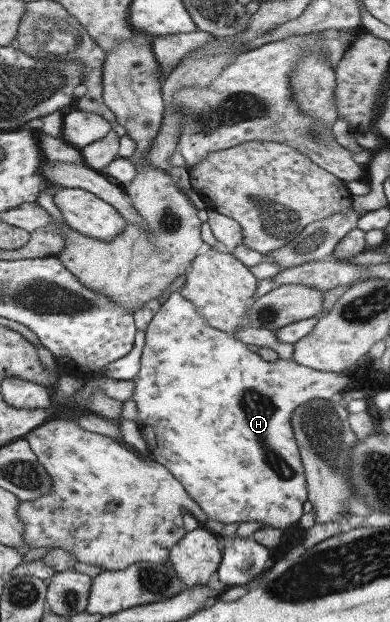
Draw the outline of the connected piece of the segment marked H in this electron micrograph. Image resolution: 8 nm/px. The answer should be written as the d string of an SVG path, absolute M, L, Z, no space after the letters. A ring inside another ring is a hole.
M178 291L172 292L159 306L156 314L150 319L144 329L144 345L140 355L139 371L132 377L133 394L131 403L134 405L133 420L136 423L140 435L145 441L145 447L150 460L169 470L169 473L182 485L185 493L199 506L207 520L217 521L221 524L231 523L263 523L264 526L284 530L289 523L300 520L303 513L301 504L307 500L306 481L300 461L297 443L291 432L291 415L293 411L309 401L309 399L330 400L333 395L343 393L345 387L353 383L353 374L360 365L368 365L371 358L363 356L355 365L341 370L339 373L324 372L311 369L295 363L293 360L277 358L275 361L265 361L260 355L247 349L246 344L237 341L231 333L219 331L211 327L194 308L194 305L186 300Z

